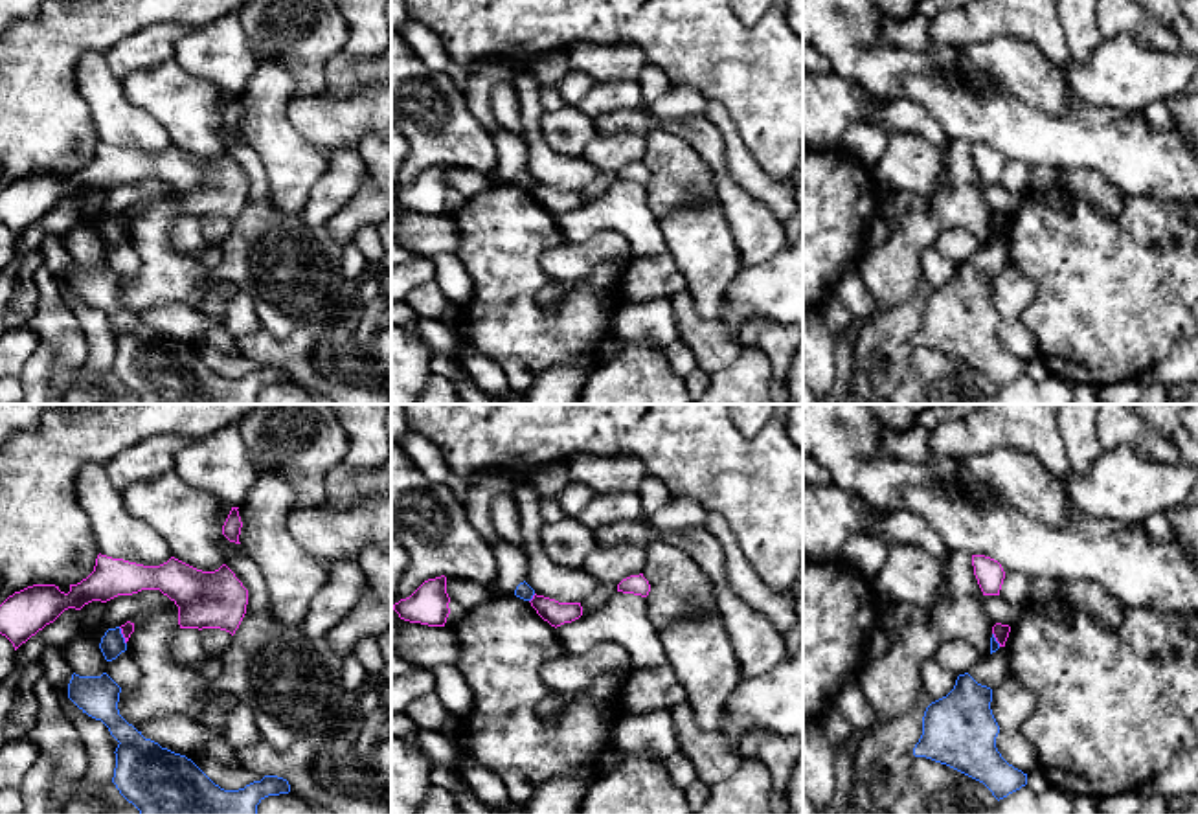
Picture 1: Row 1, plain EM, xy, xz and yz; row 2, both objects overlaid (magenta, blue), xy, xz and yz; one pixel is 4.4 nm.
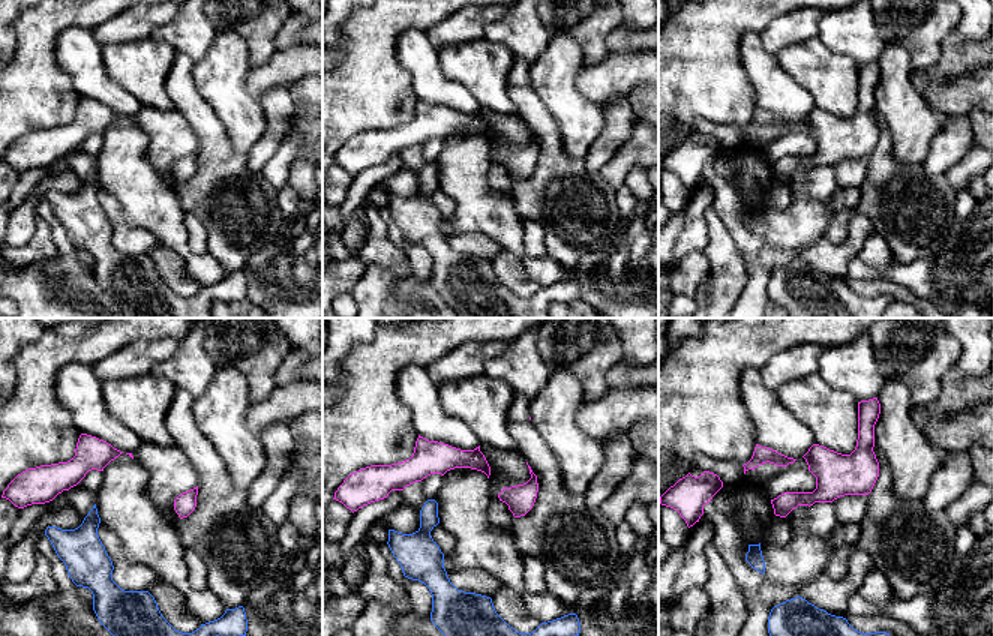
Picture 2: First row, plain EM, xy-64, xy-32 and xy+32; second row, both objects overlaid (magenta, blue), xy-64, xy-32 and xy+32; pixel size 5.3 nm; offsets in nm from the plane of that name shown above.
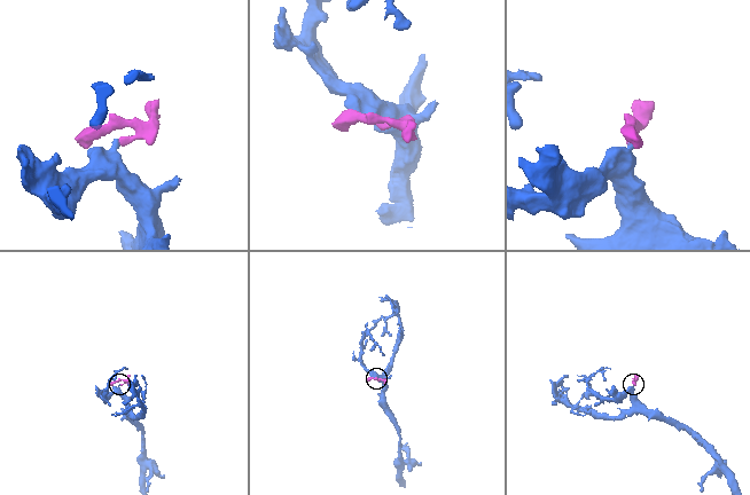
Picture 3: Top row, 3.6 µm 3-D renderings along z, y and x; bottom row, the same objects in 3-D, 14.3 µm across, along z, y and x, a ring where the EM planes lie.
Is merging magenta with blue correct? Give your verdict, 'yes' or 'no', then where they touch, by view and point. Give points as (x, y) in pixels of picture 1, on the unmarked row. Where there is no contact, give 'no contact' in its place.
no; meets magenta in xz at (533, 186)

